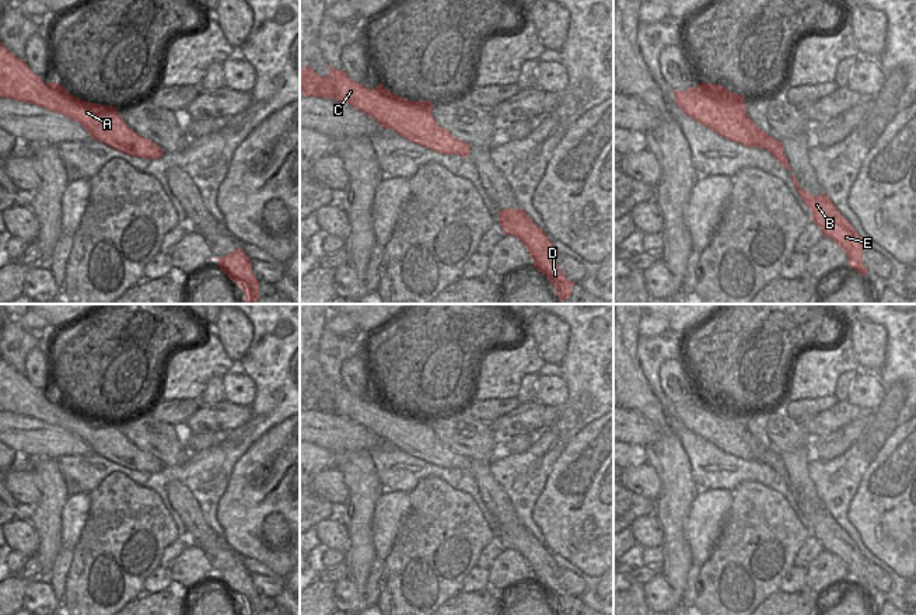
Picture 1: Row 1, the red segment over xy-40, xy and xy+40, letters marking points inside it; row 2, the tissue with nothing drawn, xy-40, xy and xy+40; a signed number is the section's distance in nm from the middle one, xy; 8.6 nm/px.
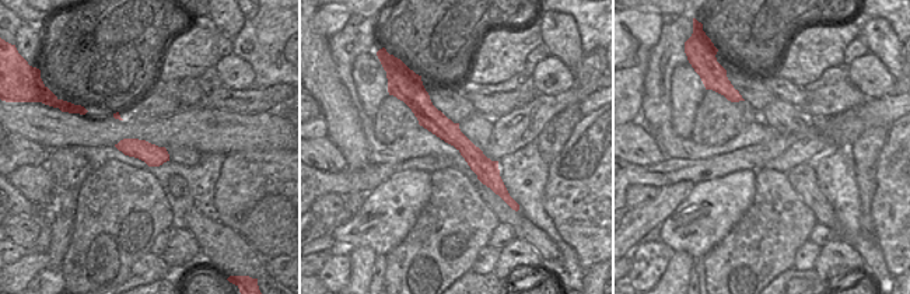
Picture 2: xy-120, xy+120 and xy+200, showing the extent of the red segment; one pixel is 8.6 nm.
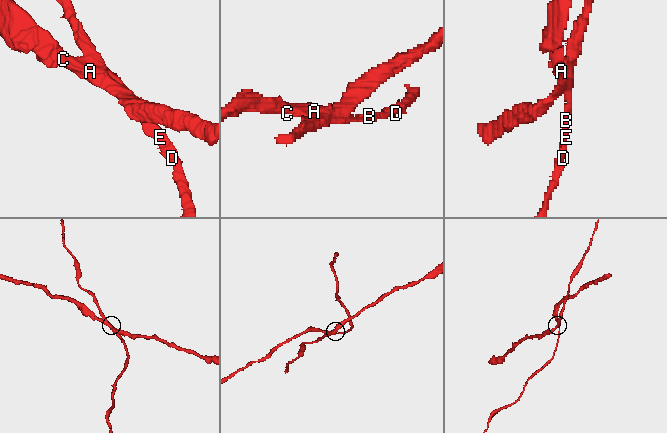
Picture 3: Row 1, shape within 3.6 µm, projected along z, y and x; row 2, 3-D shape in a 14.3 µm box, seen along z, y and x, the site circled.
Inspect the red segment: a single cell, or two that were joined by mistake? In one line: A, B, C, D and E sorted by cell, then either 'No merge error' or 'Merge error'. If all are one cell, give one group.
Groups: A C / B D E. Merge error

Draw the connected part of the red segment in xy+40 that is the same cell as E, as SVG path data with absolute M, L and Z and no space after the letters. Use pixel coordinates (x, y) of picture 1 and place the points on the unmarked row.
M791 489L794 500L812 525L812 535L821 542L824 551L832 552L847 569L849 580L864 590L868 583L863 579L863 562L866 556L853 539L839 527L826 507L812 510L800 502L798 495Z

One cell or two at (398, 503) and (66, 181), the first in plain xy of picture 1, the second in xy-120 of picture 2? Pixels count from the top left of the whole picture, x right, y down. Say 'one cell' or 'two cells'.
two cells

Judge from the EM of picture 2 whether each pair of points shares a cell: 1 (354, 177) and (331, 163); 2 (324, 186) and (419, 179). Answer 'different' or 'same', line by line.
1: different
2: different

